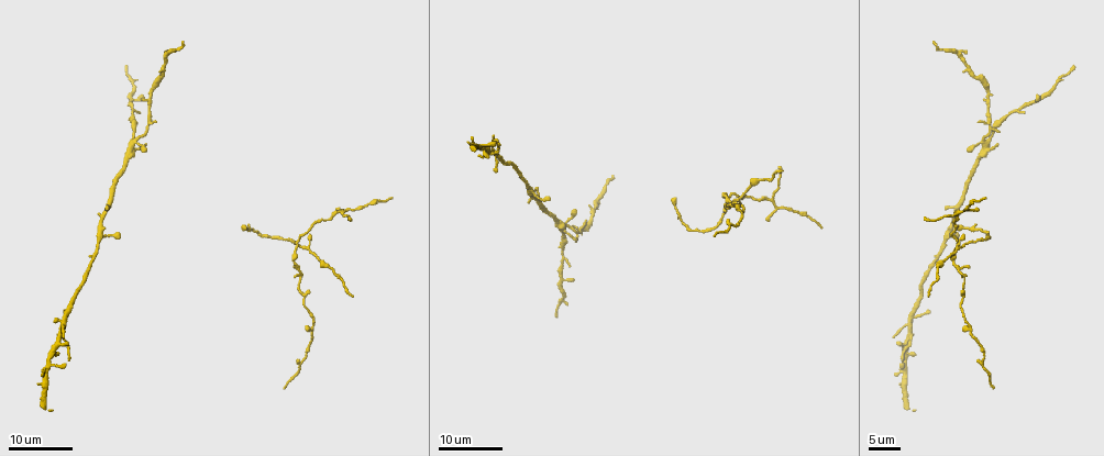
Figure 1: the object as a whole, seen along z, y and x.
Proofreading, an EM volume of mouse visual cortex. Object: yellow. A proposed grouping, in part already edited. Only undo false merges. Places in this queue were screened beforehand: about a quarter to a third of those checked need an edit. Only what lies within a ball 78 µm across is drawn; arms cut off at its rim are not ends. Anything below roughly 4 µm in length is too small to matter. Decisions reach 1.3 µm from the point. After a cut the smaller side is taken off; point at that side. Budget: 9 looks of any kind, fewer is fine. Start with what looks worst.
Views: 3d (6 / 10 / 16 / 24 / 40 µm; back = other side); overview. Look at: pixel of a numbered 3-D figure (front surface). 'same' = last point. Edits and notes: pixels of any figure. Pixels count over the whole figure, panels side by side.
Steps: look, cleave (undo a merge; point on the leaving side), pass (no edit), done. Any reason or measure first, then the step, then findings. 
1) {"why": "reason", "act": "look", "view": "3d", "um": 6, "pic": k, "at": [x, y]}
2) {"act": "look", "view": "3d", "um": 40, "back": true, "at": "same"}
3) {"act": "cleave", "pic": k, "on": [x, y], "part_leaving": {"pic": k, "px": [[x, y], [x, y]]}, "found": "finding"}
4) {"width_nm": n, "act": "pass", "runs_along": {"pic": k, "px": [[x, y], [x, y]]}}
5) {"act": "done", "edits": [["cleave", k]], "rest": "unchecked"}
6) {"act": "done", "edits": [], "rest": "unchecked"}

{"why": "three-way junction", "act": "look", "view": "3d", "um": 24, "pic": 1, "at": [295, 245]}

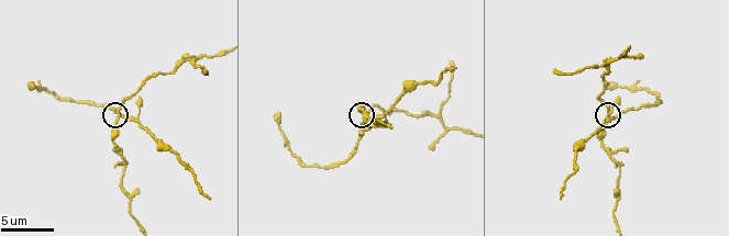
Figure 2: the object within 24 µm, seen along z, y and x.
{"act": "look", "view": "3d", "um": 10, "pic": 2, "at": [116, 117]}

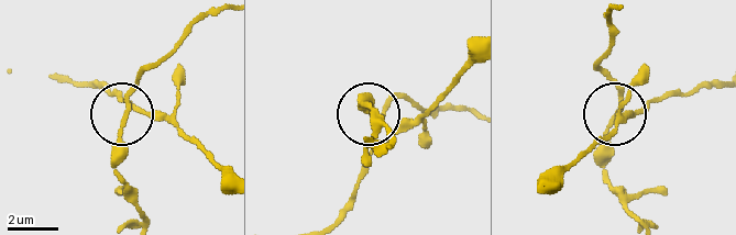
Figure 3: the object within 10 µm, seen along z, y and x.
{"why": "other side", "act": "look", "view": "3d", "um": 10, "back": true, "pic": 3, "at": [126, 112]}

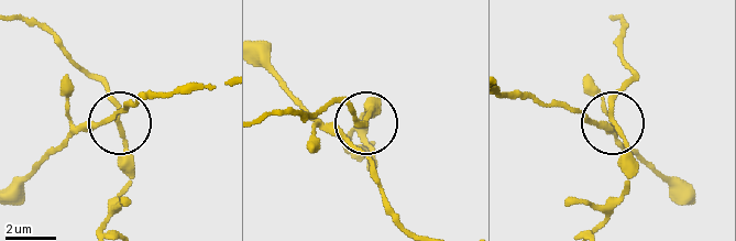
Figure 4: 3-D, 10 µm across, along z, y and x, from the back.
{"side_arm_um": 21, "arms": 3, "act": "pass", "found": "all the same cell"}

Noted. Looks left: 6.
{"why": "three-way junction", "act": "look", "view": "3d", "um": 6, "pic": 2, "at": [437, 115]}

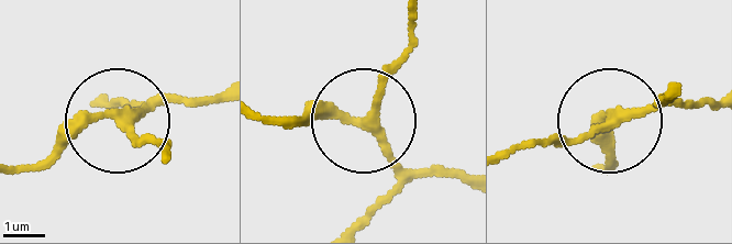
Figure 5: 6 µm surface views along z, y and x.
{"width_nm": 200, "act": "pass", "found": "all the same cell"}

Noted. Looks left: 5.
{"why": "four-way junction", "act": "look", "view": "3d", "um": 16, "pic": 1, "at": [134, 140]}

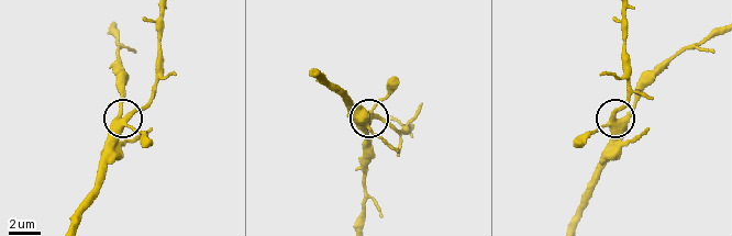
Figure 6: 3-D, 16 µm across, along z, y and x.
{"act": "look", "view": "3d", "um": 6, "pic": 6, "at": [123, 122]}

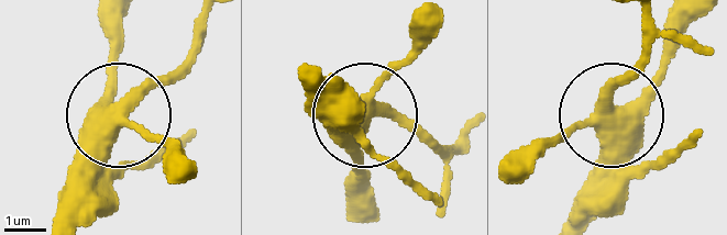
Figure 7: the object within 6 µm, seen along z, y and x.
{"why": "from behind", "act": "look", "view": "3d", "um": 6, "back": true, "pic": 7, "at": [121, 114]}

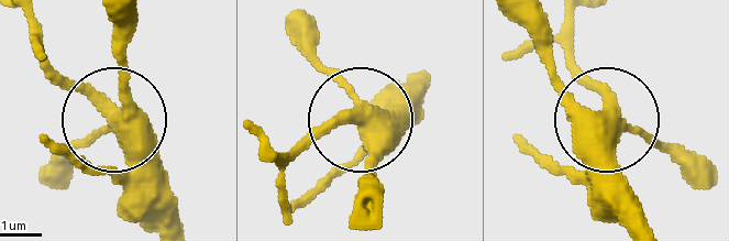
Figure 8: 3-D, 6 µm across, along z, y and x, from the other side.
{"arms": 4, "act": "pass", "runs_along": {"pic": 8, "px": [[645, 222], [614, 128], [537, 46]]}, "found": "all the same cell"}

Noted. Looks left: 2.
{"act": "done", "edits": [], "rest": "unchecked"}

